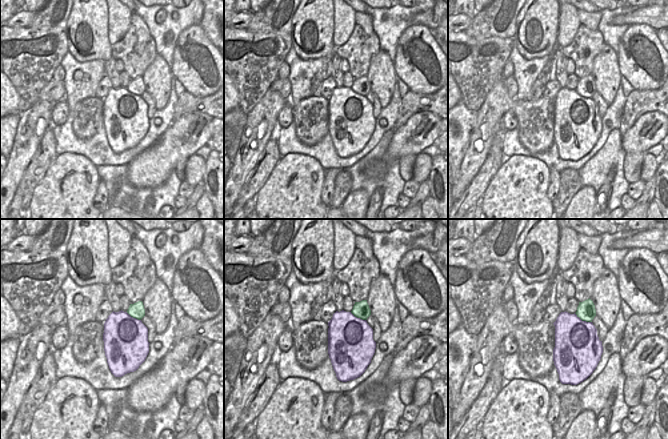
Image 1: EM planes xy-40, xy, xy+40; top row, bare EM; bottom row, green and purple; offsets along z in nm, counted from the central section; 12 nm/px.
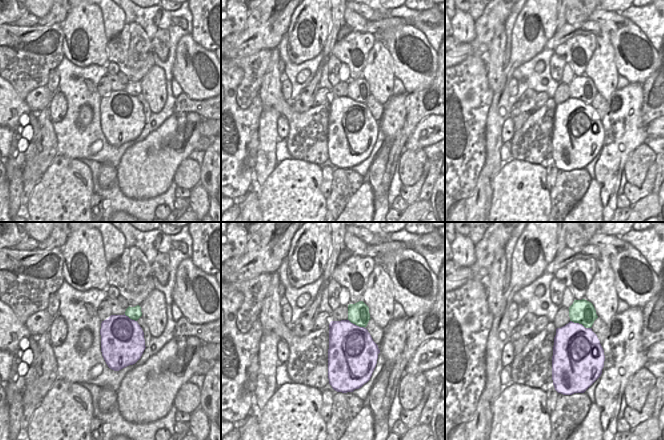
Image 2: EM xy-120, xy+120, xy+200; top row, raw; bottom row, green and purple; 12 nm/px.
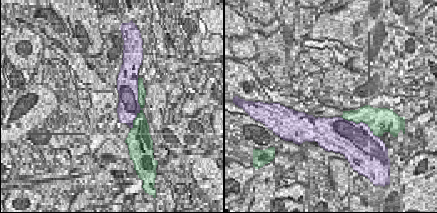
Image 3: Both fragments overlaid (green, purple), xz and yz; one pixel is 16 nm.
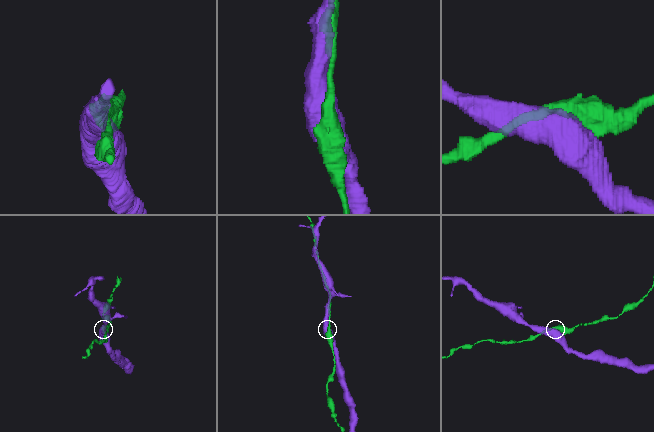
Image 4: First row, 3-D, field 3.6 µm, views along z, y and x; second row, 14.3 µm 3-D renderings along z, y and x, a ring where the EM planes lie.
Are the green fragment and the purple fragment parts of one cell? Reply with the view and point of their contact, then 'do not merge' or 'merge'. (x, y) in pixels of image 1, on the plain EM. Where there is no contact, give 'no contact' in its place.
meets green in xy+40 at (583, 96); do not merge

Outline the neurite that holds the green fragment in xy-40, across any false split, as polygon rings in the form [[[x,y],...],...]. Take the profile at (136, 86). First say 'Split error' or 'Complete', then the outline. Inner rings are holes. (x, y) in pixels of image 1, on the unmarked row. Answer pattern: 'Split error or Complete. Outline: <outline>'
Complete. Outline: [[[138,77],[134,80],[130,80],[127,89],[138,96],[141,96],[145,92],[145,85],[142,77]]]

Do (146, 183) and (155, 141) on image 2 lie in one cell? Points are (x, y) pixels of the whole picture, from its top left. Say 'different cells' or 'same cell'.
same cell

